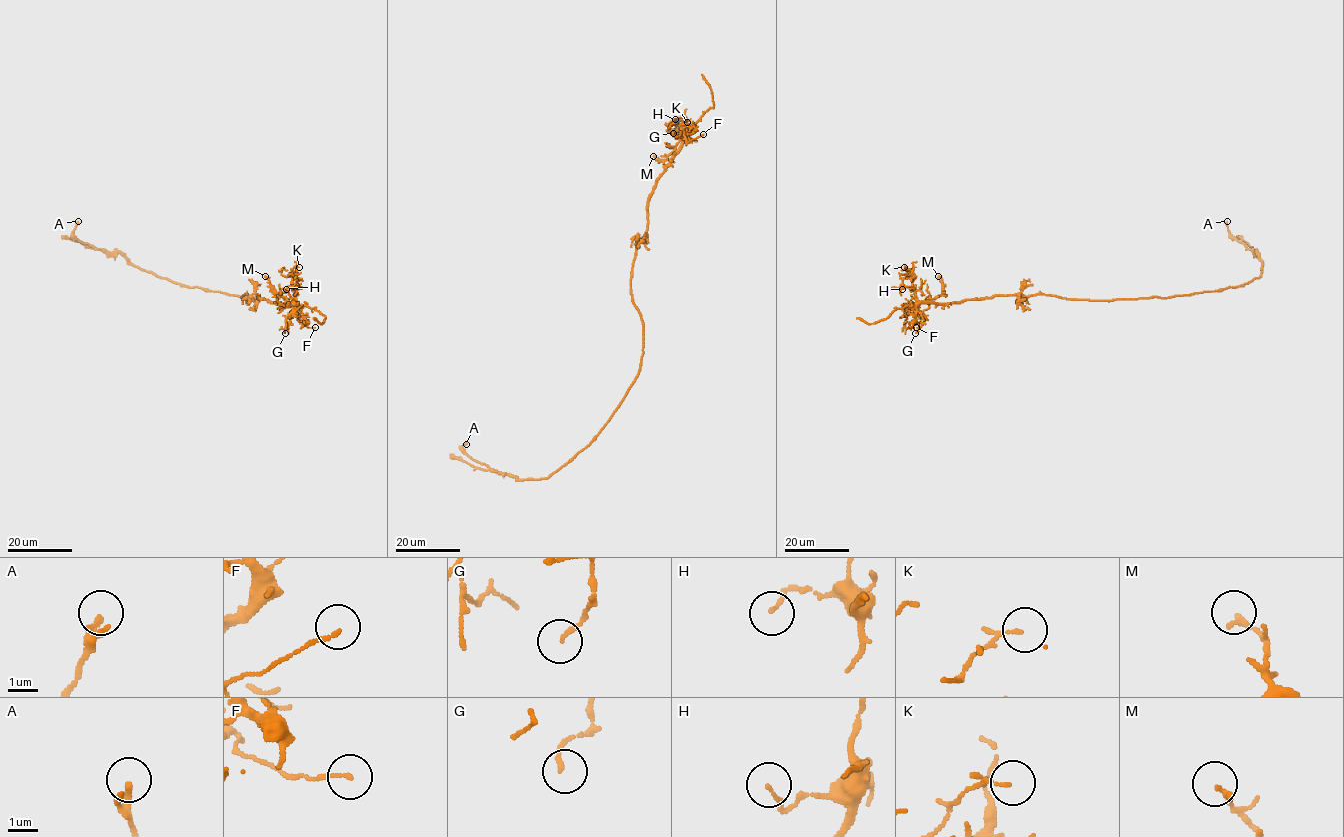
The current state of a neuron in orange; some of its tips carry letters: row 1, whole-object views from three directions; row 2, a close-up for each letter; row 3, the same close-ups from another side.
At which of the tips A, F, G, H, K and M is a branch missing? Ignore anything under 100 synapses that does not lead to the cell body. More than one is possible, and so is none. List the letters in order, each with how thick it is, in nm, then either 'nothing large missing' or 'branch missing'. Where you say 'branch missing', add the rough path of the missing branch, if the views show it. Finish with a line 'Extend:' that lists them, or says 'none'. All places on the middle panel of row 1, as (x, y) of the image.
A: 140 nm thick; nothing large missing
F: 110 nm thick; nothing large missing
G: 130 nm thick; nothing large missing
H: 120 nm thick; nothing large missing
K: 80 nm thick; nothing large missing
M: 180 nm thick; nothing large missing
Extend: none

